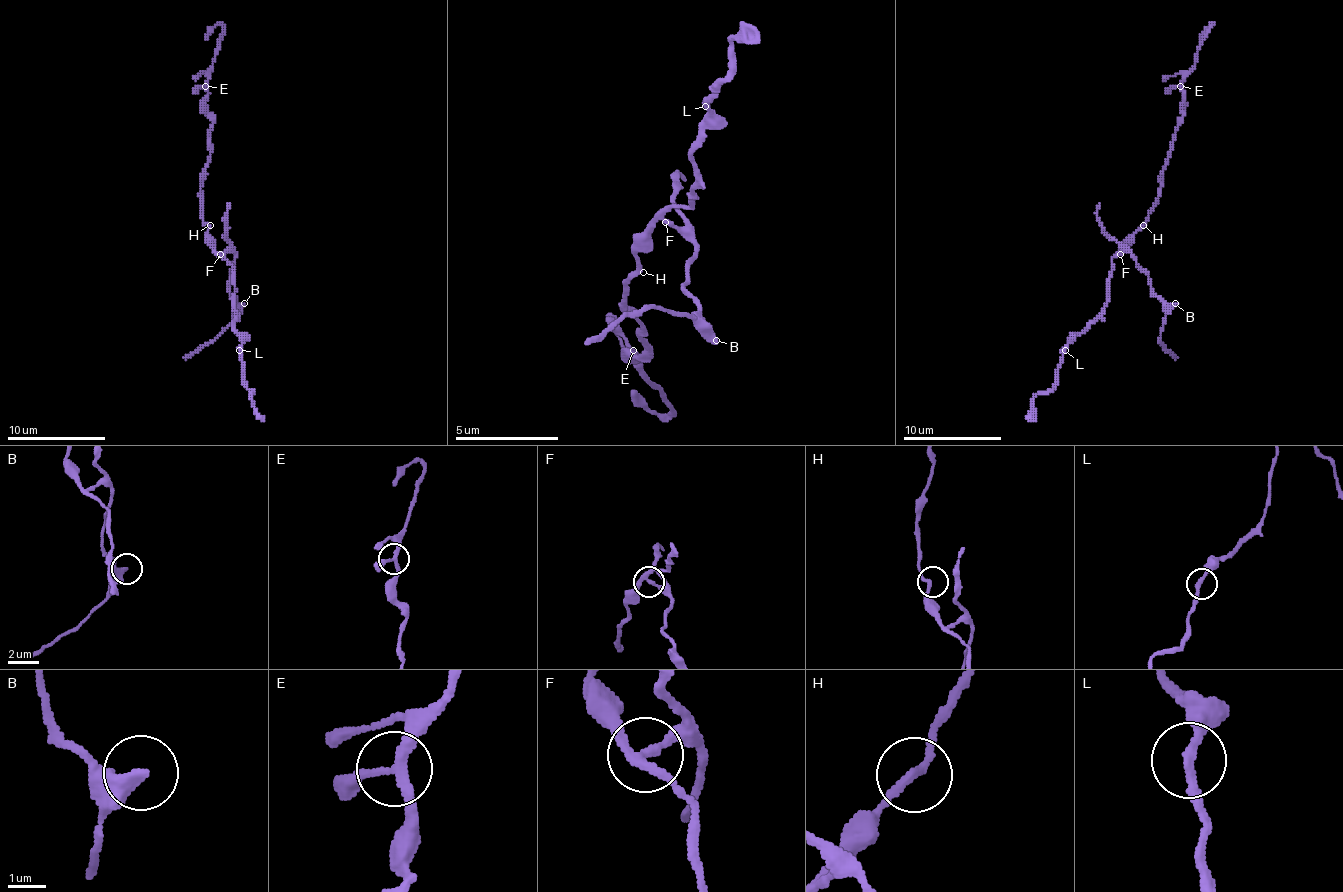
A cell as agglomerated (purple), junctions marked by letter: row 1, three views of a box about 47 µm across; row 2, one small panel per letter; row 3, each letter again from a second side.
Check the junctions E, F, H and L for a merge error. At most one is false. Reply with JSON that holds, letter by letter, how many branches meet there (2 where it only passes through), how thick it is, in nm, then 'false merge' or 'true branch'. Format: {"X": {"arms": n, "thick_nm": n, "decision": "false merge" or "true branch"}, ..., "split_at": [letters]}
{"E": {"arms": 3, "thick_nm": 220, "decision": "true branch"}, "F": {"arms": 3, "thick_nm": 220, "decision": "false merge"}, "H": {"arms": 2, "thick_nm": 200, "decision": "true branch"}, "L": {"arms": 2, "thick_nm": 240, "decision": "true branch"}, "split_at": ["F"]}

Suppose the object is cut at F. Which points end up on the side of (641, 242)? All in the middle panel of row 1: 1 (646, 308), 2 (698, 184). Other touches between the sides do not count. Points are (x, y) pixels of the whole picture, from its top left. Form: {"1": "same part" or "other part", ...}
{"1": "other part", "2": "same part"}

